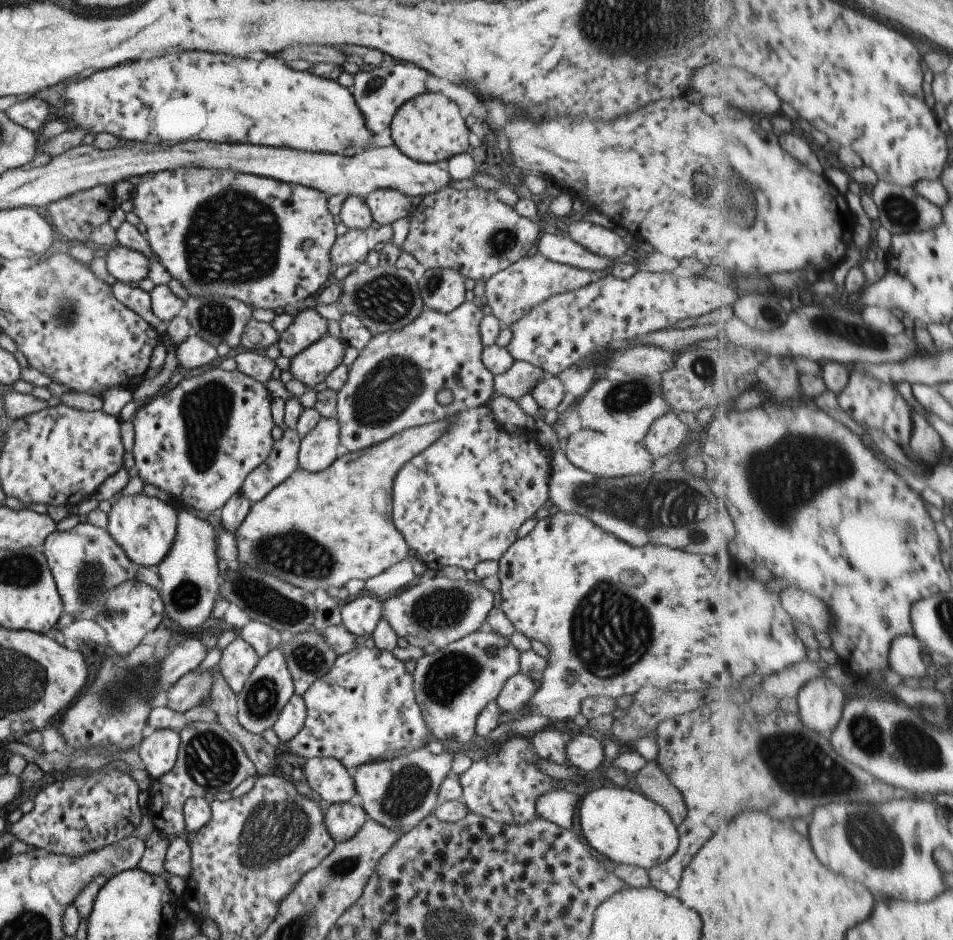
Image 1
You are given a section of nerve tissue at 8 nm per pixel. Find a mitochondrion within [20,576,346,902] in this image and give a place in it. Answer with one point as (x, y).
(272, 829)

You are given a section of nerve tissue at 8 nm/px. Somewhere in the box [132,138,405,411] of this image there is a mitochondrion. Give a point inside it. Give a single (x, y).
(231, 239)

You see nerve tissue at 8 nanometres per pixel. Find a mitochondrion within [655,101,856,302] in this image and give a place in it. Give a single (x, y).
(720, 188)

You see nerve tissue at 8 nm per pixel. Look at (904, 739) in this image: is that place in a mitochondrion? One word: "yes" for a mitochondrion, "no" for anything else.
yes

